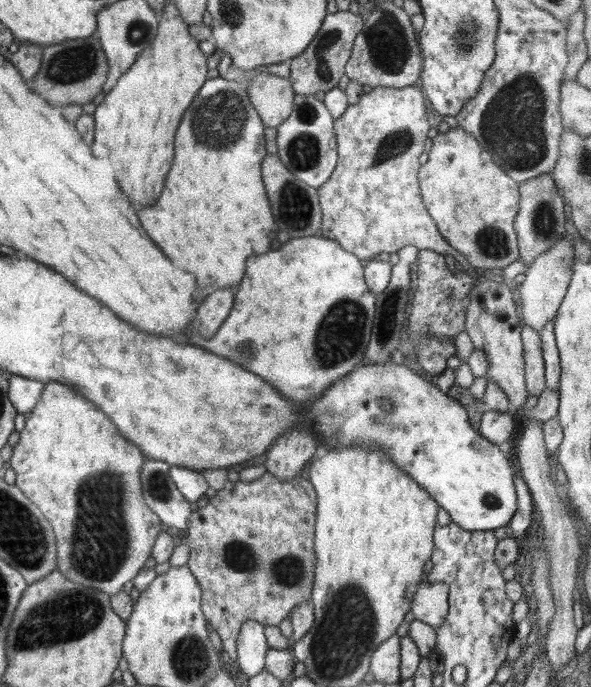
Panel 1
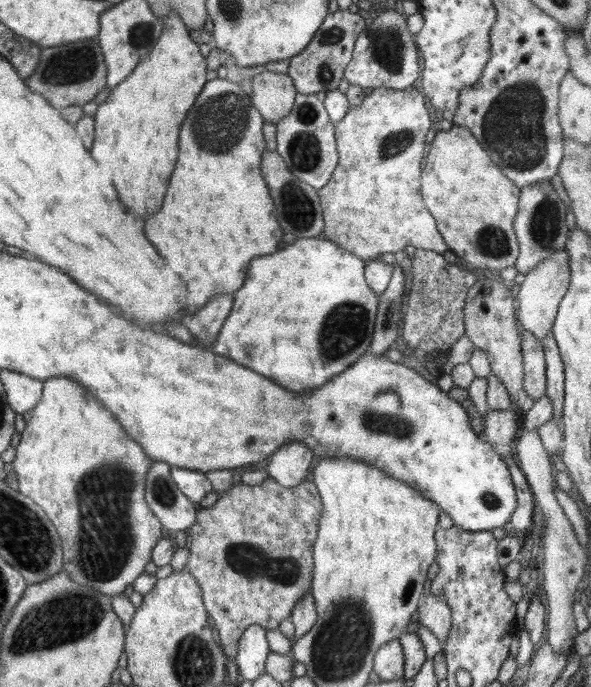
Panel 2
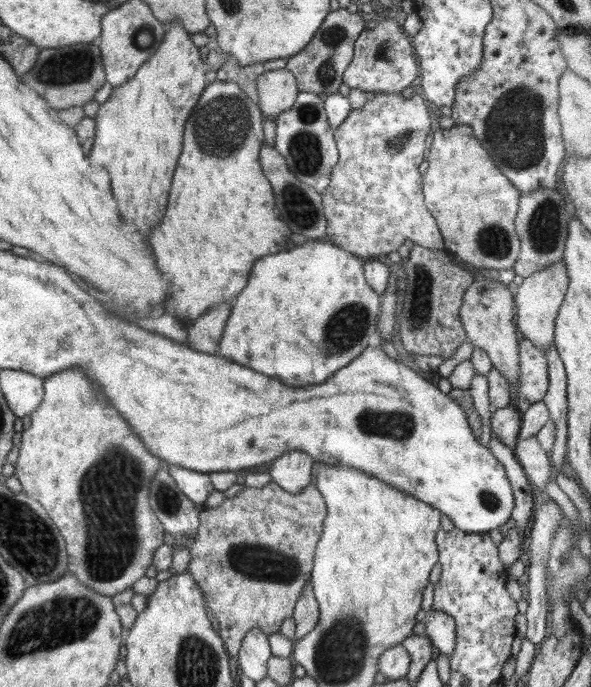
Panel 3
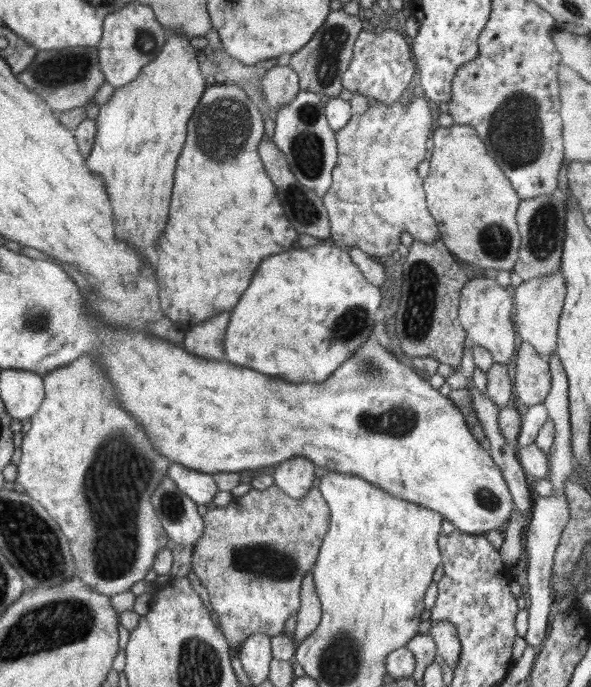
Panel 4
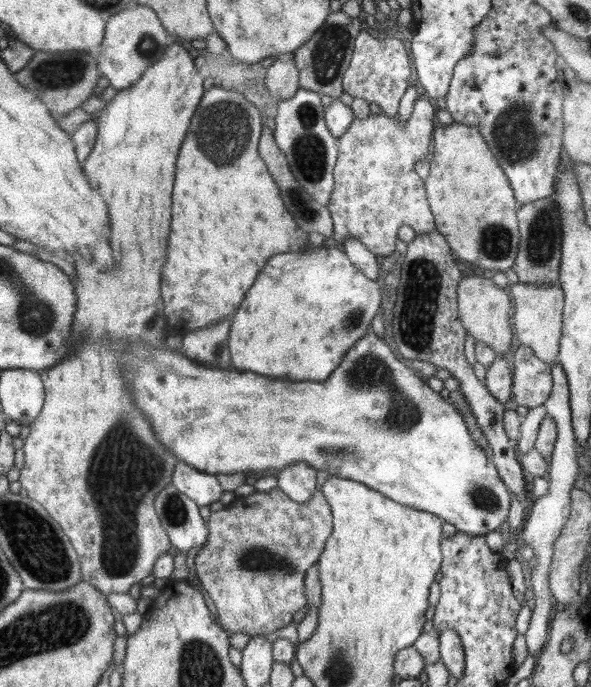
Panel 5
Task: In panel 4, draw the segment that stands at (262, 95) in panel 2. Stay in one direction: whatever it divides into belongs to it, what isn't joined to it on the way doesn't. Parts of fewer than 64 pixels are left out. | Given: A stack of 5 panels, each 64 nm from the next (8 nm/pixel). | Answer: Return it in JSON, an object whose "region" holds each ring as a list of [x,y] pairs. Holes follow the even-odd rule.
{"region":[[[282,60],[262,77],[261,92],[268,102],[268,108],[277,111],[280,106],[290,104],[301,92],[299,76],[287,61]]]}

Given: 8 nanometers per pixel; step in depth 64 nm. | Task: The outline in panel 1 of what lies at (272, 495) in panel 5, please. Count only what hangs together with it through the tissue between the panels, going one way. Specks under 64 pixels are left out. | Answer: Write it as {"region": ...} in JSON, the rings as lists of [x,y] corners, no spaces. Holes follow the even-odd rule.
{"region":[[[268,471],[252,482],[228,480],[209,499],[204,507],[195,507],[190,515],[184,539],[189,546],[186,566],[200,585],[204,618],[218,632],[222,650],[236,662],[237,636],[244,621],[252,619],[264,626],[278,626],[295,606],[311,600],[317,562],[314,540],[318,504],[310,480],[301,474],[294,479],[280,479]]]}

